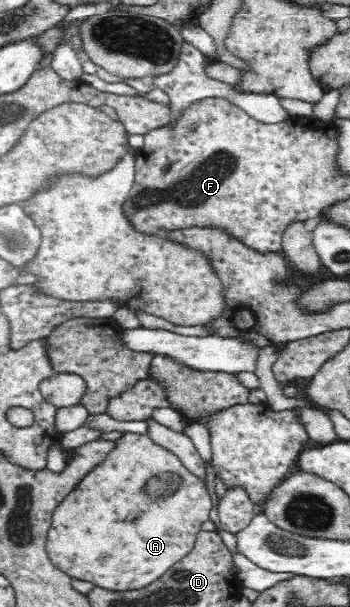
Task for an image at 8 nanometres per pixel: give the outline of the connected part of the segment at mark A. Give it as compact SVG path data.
M126 432L124 436L116 441L115 449L107 455L104 463L98 465L92 472L84 477L75 491L72 491L59 507L55 508L52 514L51 524L47 531L47 554L51 559L52 564L64 574L70 576L72 580L78 579L92 583L96 587L102 587L110 591L130 591L142 589L150 585L156 579L162 577L170 567L179 563L180 559L186 557L189 551L195 544L196 534L202 531L202 523L209 522L208 514L213 507L213 501L208 493L208 487L202 478L193 475L184 465L181 460L172 454L168 449L153 443L147 435L138 433Z

